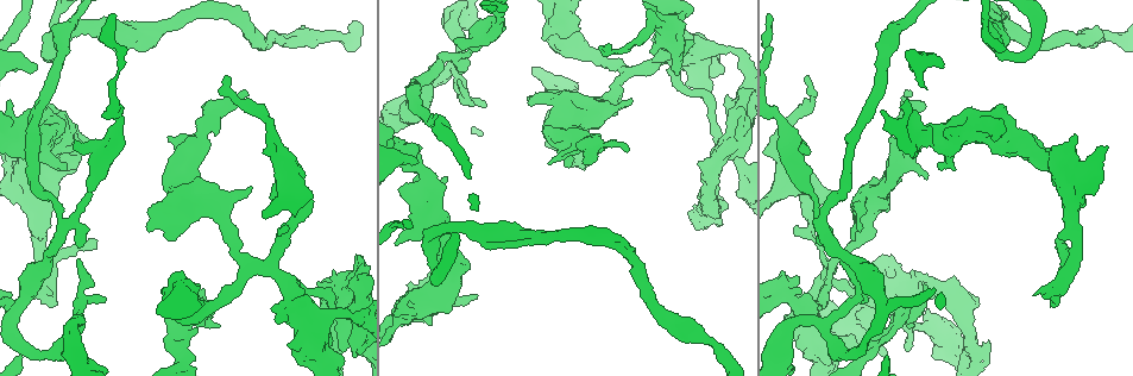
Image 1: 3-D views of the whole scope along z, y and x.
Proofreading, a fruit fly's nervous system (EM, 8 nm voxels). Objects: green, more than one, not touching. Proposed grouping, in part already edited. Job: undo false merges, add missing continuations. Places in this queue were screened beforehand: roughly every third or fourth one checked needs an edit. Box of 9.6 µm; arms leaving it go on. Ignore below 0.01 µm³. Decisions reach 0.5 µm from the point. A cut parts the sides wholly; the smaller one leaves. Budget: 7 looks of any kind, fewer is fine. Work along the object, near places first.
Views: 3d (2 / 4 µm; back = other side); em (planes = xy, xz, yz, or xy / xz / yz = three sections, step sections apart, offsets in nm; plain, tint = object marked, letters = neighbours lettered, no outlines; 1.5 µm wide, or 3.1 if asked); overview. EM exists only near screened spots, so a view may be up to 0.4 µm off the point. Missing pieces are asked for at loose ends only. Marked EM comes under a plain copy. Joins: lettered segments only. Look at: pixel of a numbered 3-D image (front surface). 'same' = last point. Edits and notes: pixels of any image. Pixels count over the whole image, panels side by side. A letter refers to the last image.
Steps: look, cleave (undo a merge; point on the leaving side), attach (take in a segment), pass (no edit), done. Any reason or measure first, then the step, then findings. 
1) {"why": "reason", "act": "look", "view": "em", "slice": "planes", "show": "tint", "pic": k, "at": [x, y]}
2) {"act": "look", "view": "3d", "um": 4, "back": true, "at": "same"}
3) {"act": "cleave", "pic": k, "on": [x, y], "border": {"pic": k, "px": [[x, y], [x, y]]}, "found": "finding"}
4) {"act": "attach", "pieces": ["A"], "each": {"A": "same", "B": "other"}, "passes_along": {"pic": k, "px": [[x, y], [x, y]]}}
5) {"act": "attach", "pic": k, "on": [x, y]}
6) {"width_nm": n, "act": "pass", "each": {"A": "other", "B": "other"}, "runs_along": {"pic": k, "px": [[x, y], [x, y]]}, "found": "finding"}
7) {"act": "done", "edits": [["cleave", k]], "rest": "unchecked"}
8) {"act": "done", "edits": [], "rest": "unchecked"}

{"why": "calibre changes", "act": "look", "view": "3d", "um": 2, "pic": 1, "at": [352, 316]}

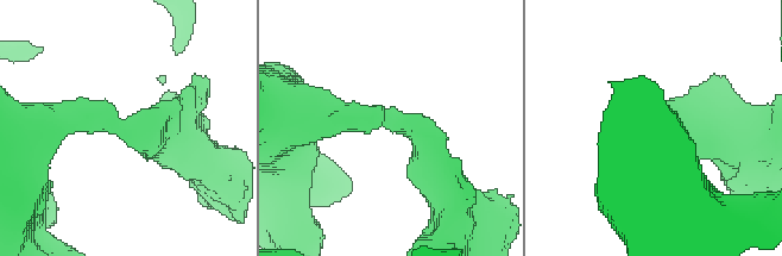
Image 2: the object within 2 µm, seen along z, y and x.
{"why": "need the tissue", "act": "look", "view": "em", "slice": "planes", "show": "tint", "pic": 2, "at": [390, 117]}

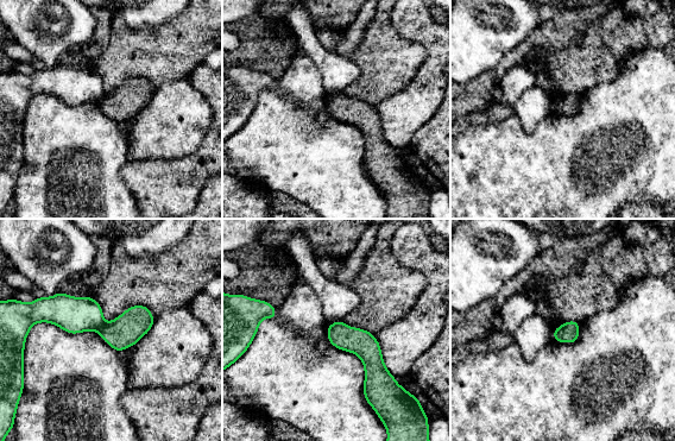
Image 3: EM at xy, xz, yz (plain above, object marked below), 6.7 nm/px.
{"act": "look", "view": "em", "slice": "planes", "show": "letters", "at": "same"}

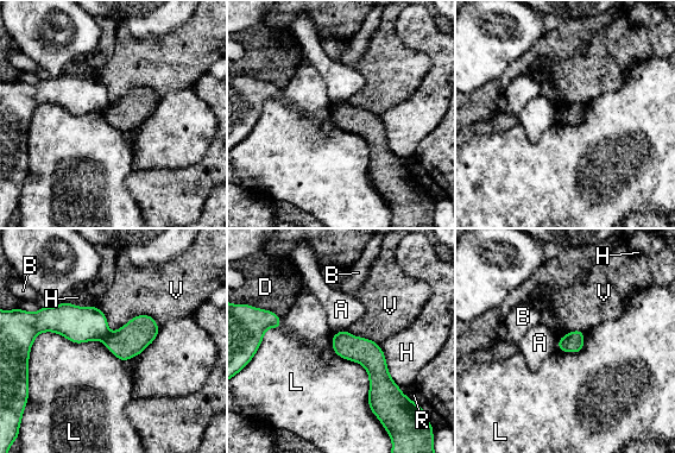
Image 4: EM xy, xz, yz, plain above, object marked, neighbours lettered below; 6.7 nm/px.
{"width_nm": 140, "act": "cleave", "pic": 4, "on": [130, 340], "each": {"A": "other", "B": "other", "D": "other", "H": "other", "L": "other", "R": "other", "V": "other"}, "found": "a second neuron is stuck on"}

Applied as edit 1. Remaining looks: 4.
{"act": "look", "view": "3d", "um": 4, "pic": 1, "at": [275, 320]}

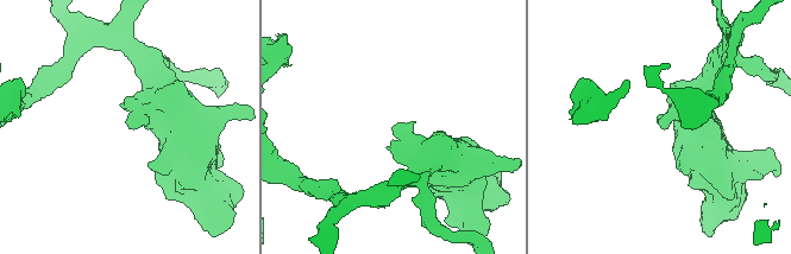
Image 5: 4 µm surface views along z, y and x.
{"act": "look", "view": "em", "slice": "planes", "show": "letters", "pic": 5, "at": [394, 127]}

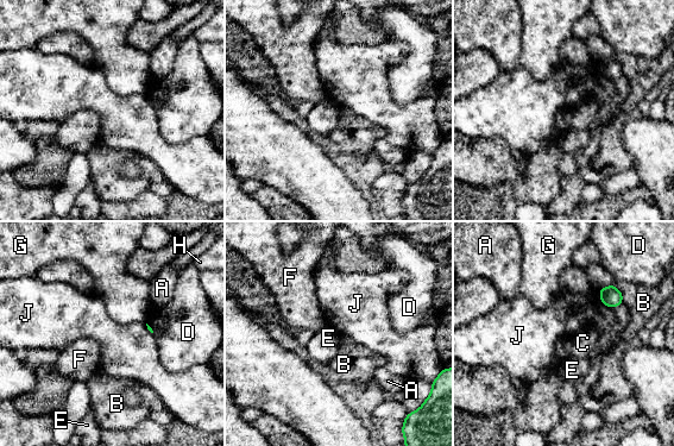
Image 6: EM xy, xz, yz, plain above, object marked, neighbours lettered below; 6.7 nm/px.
{"act": "pass", "each": {"A": "other", "B": "other", "C": "other", "D": "other", "E": "other", "F": "other", "G": "other", "H": "other", "J": "other"}, "border": {"pic": 6, "px": [[598, 289], [602, 302]]}, "found": "no lettered segment goes on from it"}

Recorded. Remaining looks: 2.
{"why": "stops while still wide", "act": "look", "view": "em", "slice": "planes", "show": "letters", "pic": 1, "at": [160, 292]}

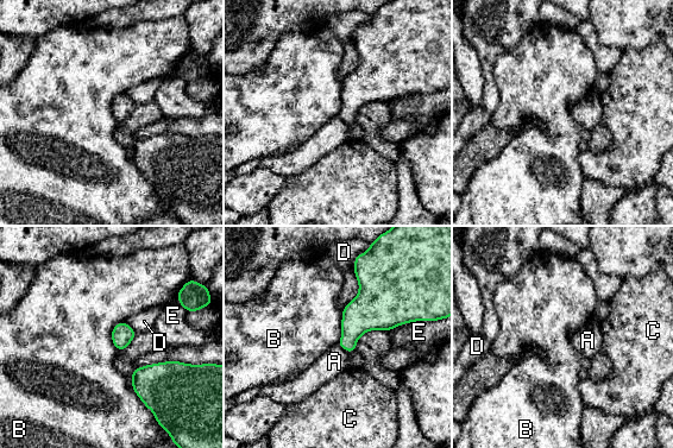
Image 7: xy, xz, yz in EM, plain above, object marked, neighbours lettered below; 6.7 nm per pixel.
{"act": "pass", "each": {"A": "other", "B": "other", "C": "other", "D": "other", "E": "other"}, "border": {"pic": 7, "px": [[125, 321], [112, 330], [118, 351]]}, "found": "no lettered segment goes on from it"}

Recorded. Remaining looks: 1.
{"act": "done", "edits": [["cleave", 4]], "rest": "unchecked"}

